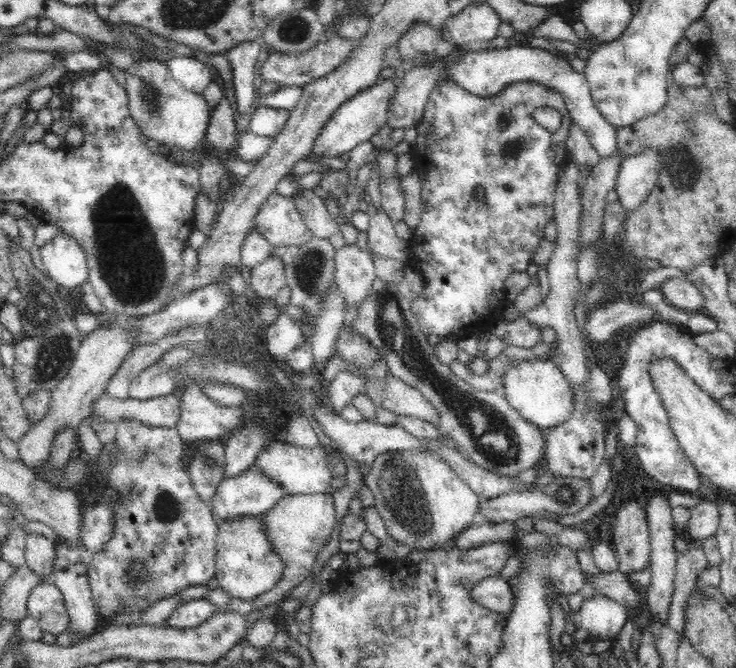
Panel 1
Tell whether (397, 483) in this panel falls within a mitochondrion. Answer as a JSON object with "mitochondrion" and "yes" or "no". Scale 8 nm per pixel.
{"mitochondrion":"yes"}

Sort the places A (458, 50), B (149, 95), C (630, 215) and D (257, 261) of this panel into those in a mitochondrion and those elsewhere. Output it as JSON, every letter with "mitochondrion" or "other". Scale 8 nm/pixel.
{"A":"other","B":"mitochondrion","C":"other","D":"other"}

